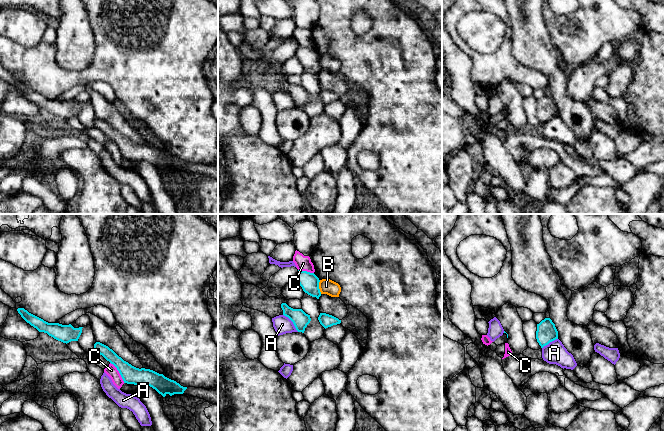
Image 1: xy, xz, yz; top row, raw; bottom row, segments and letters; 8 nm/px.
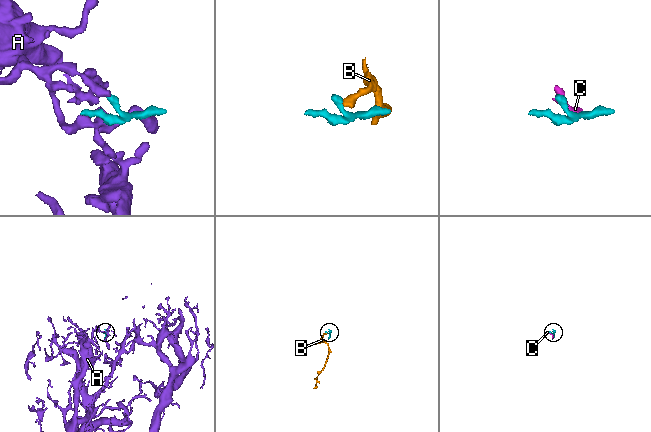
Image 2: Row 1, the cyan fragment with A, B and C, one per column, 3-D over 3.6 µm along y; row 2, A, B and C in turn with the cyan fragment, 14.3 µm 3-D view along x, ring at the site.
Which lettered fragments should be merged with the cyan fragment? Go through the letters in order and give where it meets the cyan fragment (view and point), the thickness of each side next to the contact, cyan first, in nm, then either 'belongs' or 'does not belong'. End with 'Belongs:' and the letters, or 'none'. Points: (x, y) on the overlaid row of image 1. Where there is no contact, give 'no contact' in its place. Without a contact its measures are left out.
A: xz (292, 321) | 140/140 nm | does not belong
B: xz (318, 287) | 150/120 nm | does not belong
C: xy (119, 372) | 140/90 nm | does not belong
Belongs: none

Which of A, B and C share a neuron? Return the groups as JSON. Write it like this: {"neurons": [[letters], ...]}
{"neurons": [["A"], ["B"], ["C"]]}

